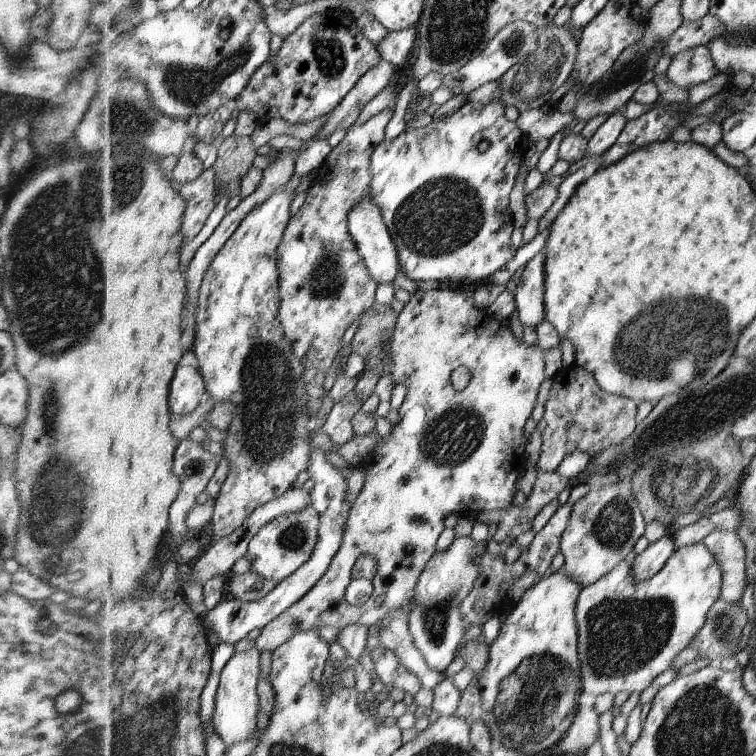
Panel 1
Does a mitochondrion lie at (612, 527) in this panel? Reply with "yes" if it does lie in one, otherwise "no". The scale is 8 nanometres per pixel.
yes

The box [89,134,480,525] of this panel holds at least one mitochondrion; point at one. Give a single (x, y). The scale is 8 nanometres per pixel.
(271, 405)

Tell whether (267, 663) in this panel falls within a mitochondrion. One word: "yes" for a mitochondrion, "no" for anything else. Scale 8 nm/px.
no

